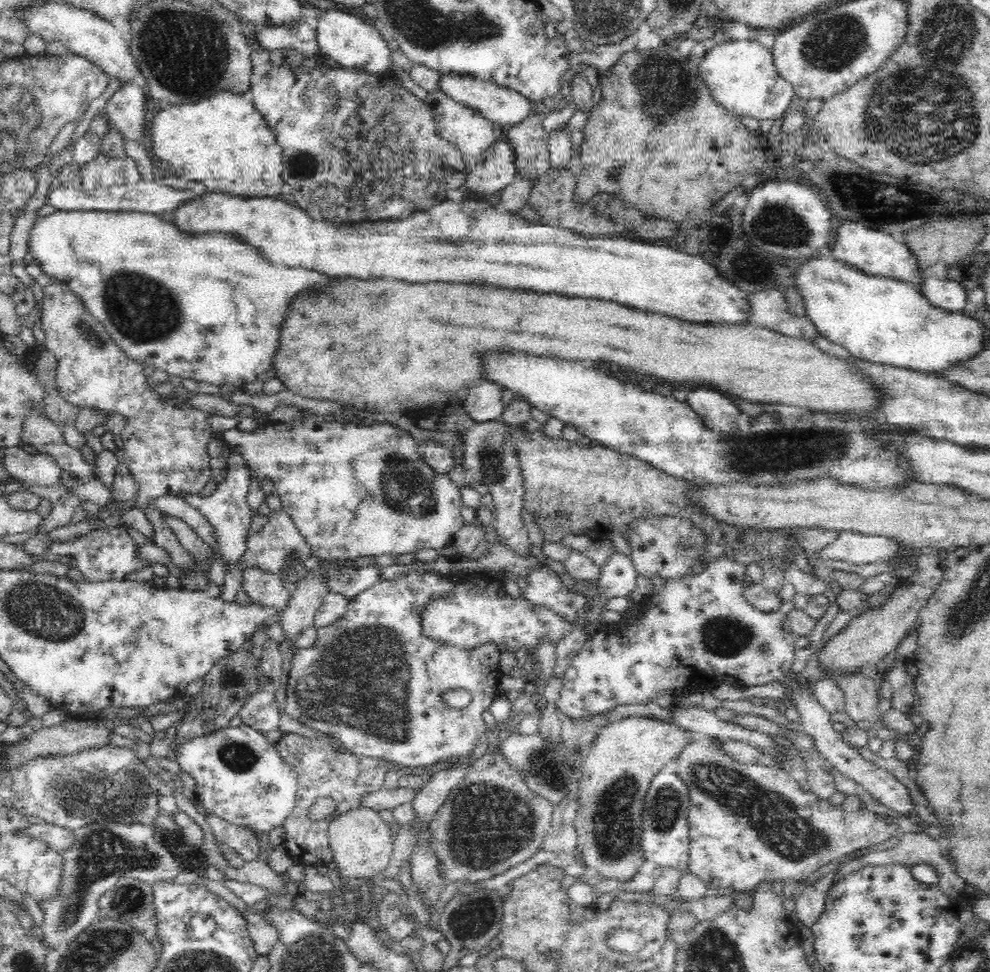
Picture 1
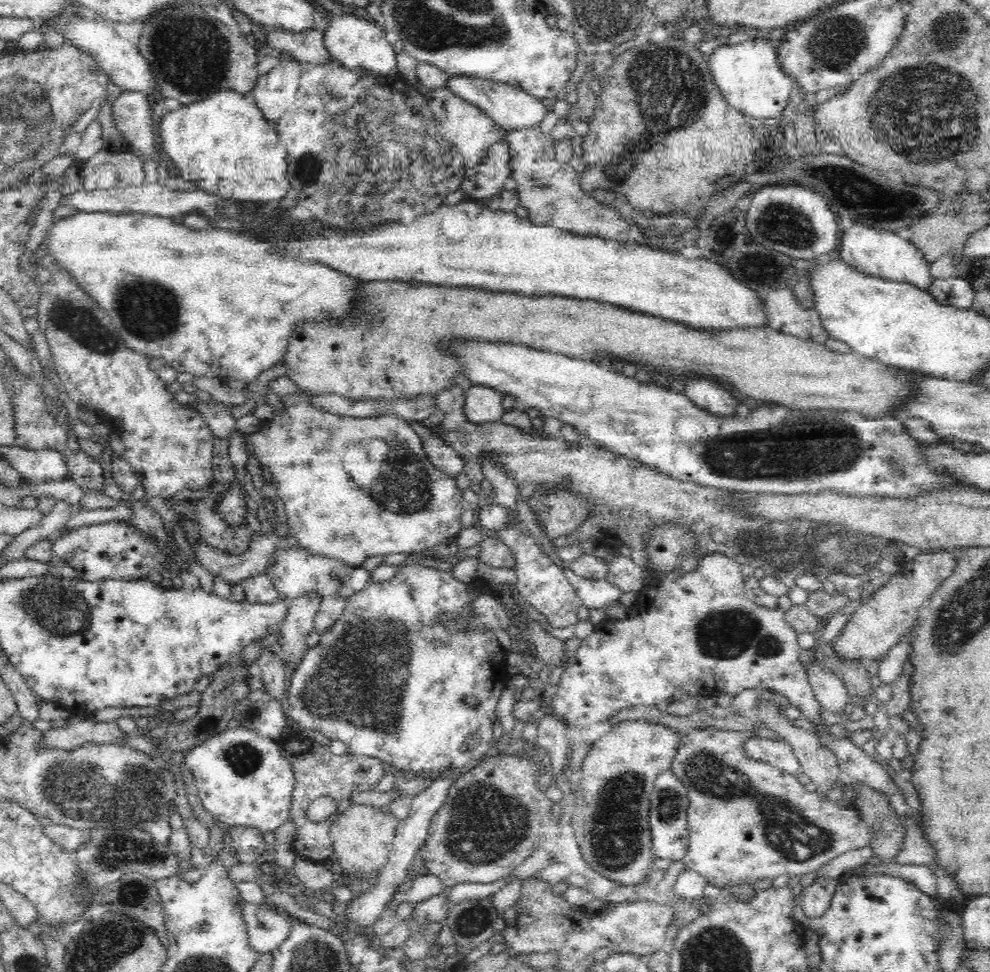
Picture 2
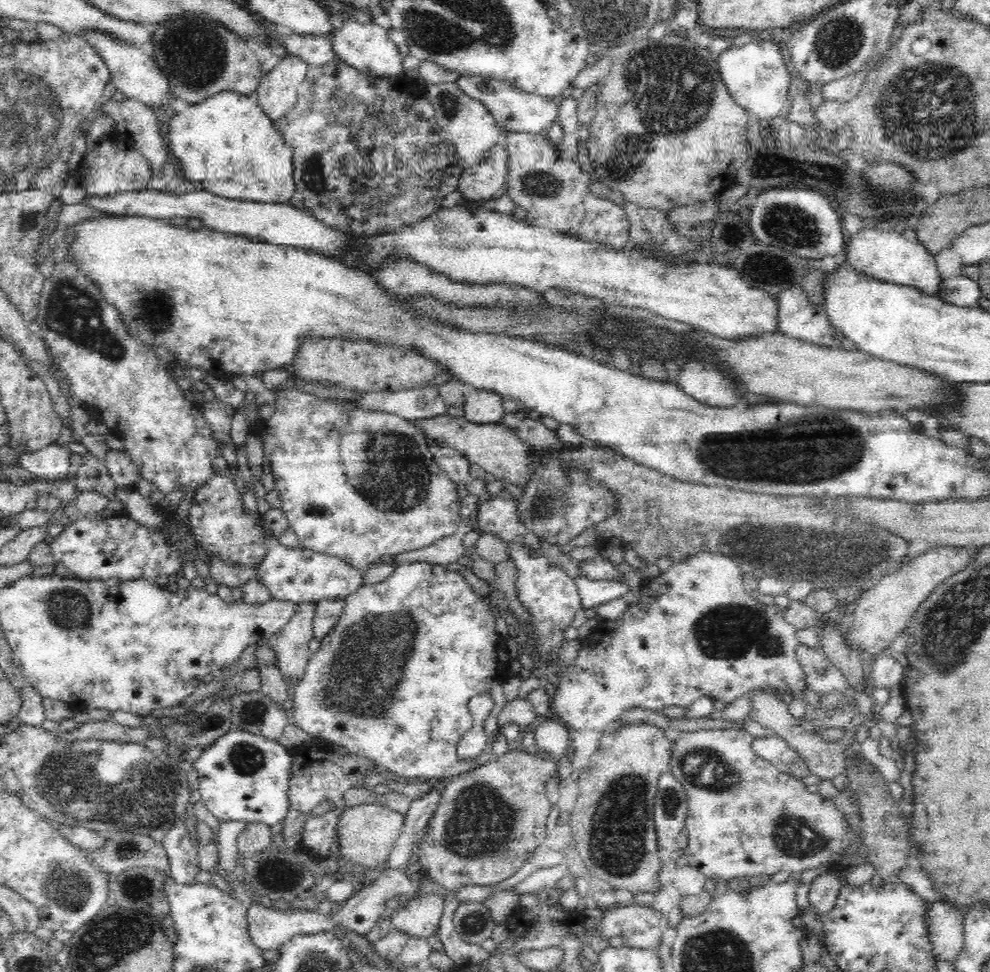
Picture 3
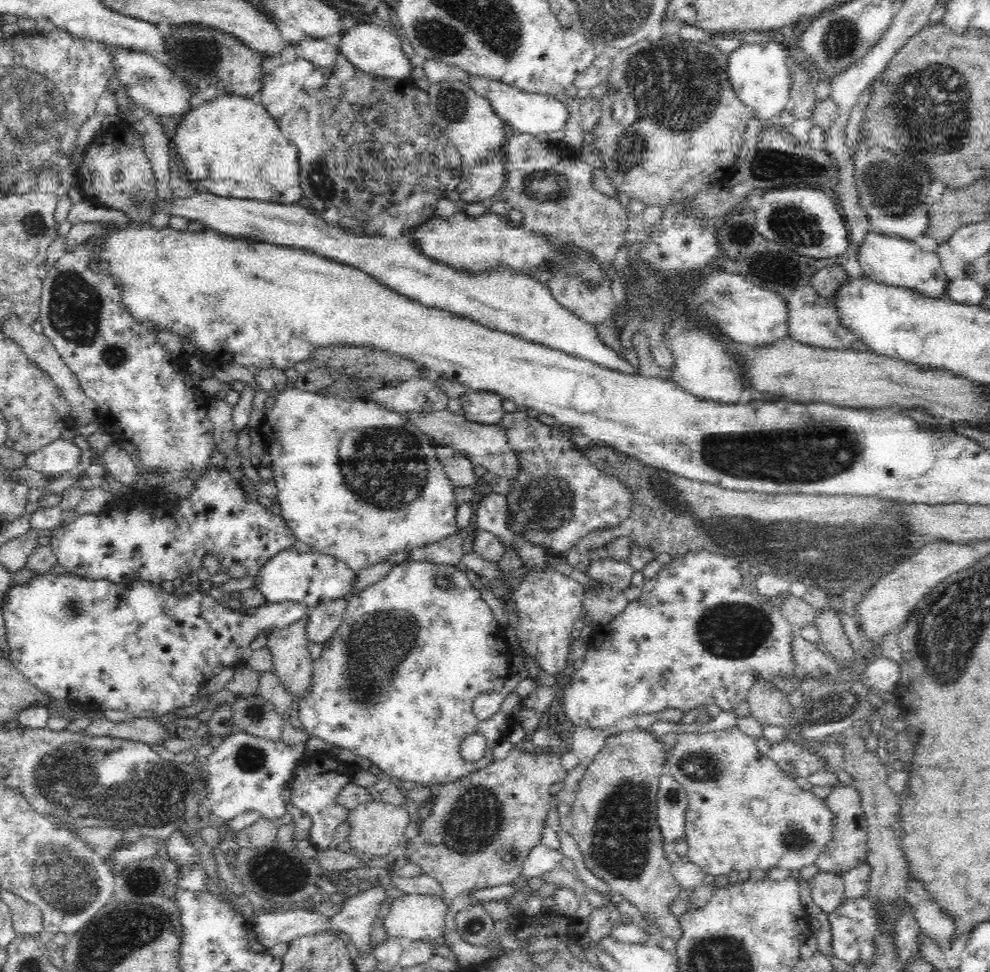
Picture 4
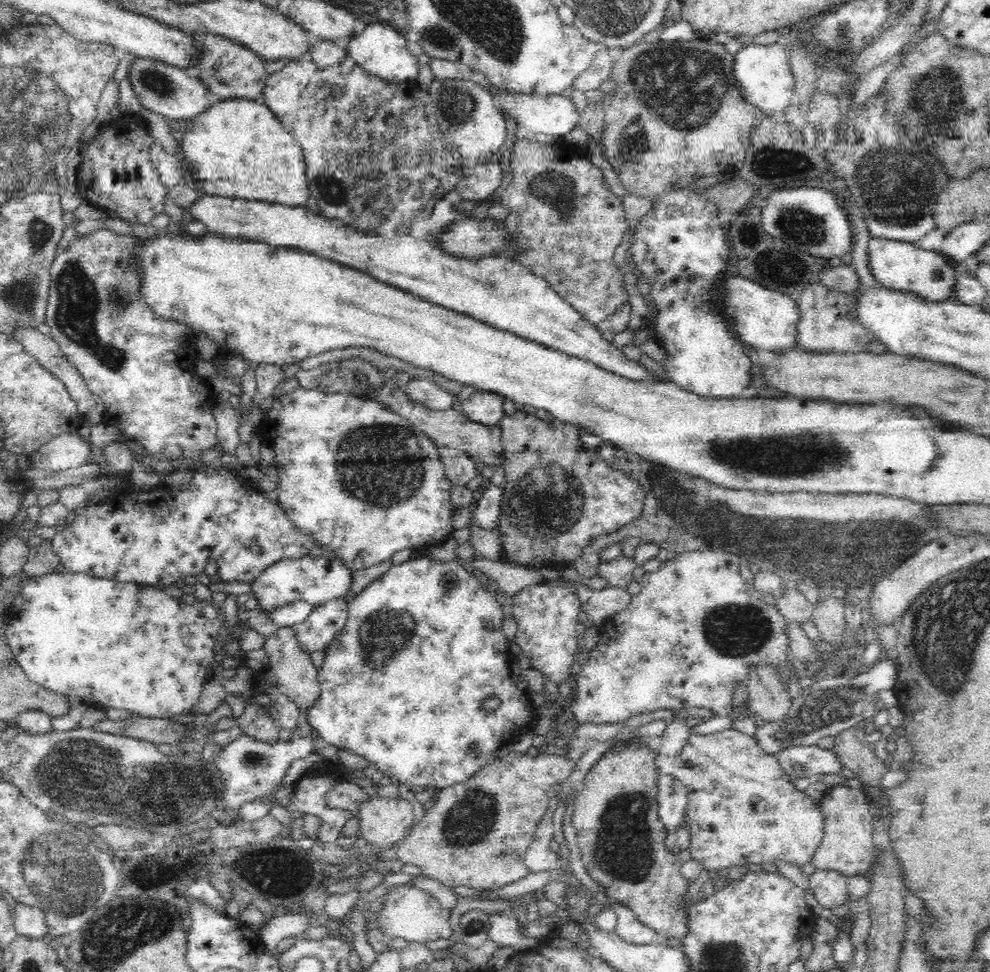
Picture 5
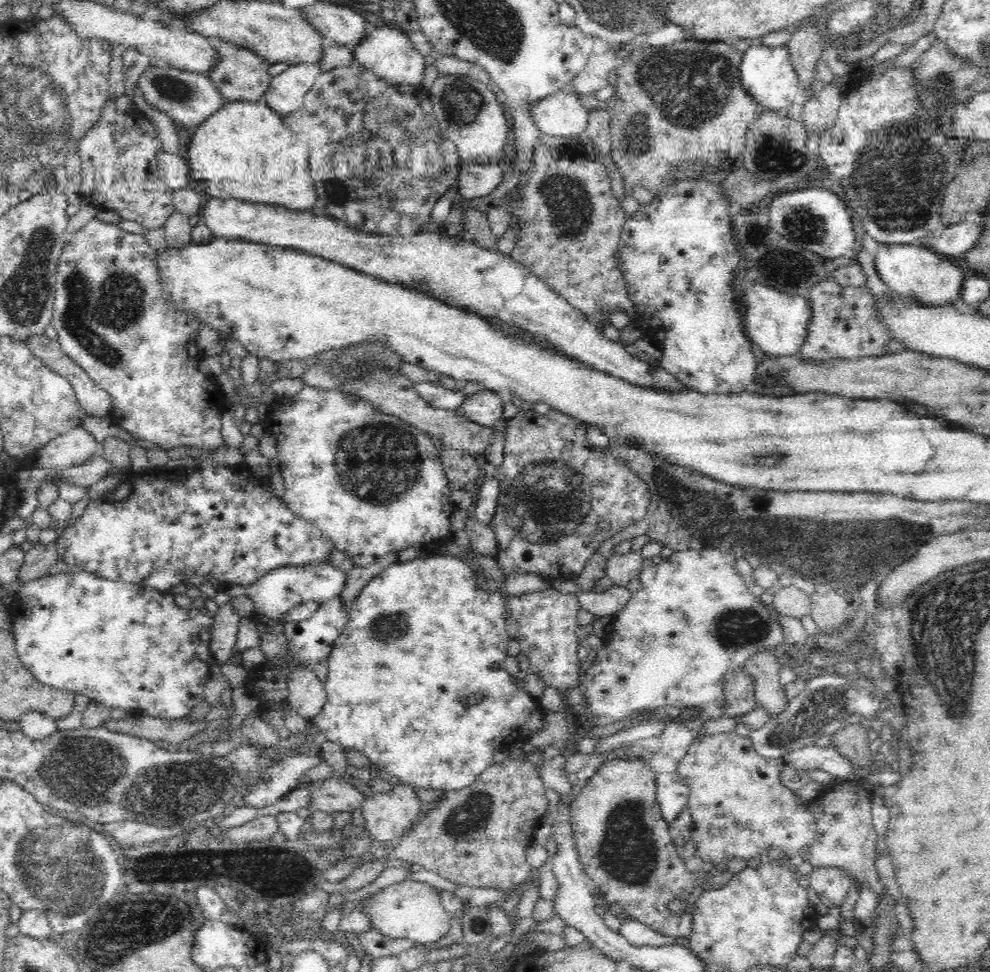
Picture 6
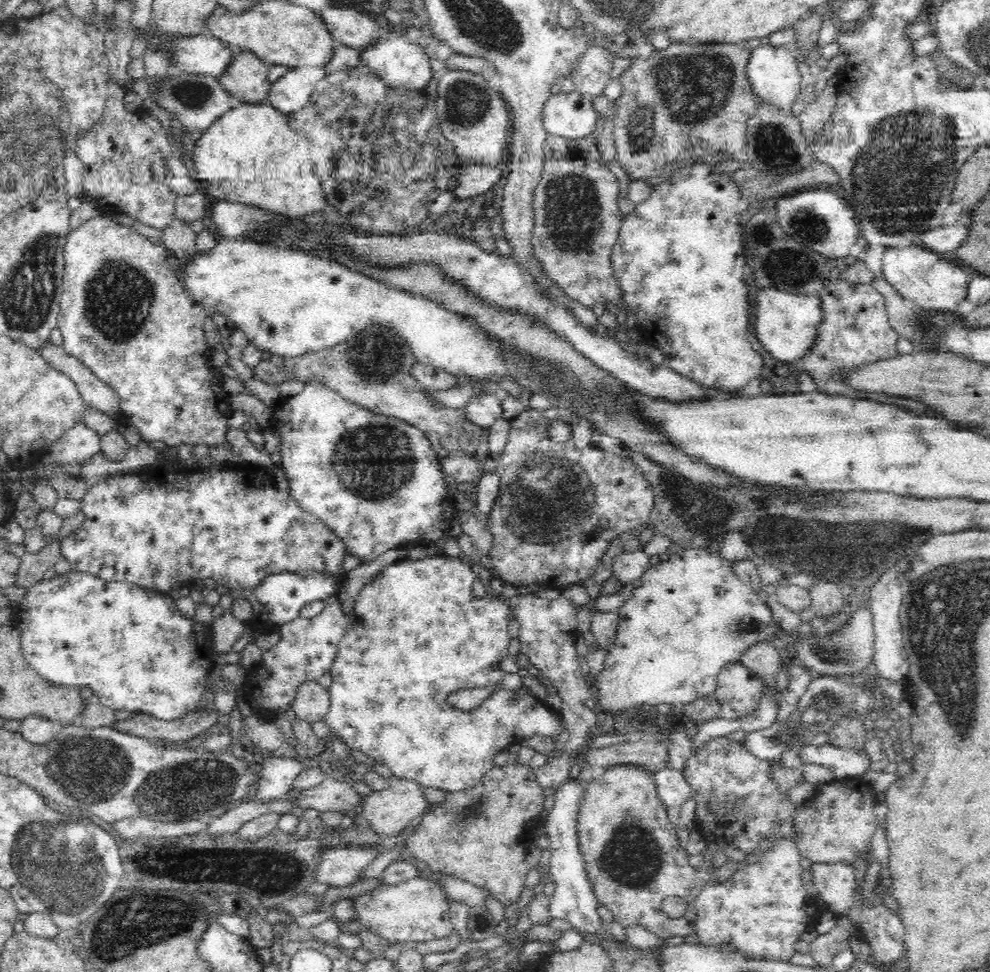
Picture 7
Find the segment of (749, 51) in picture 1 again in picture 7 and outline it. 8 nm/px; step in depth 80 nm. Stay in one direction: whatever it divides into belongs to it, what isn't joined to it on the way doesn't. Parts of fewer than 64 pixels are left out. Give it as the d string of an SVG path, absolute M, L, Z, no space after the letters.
M765 42L758 45L752 50L747 73L748 79L752 81L754 92L760 97L760 103L770 103L789 112L792 104L799 100L802 74L796 54L789 46L777 47Z

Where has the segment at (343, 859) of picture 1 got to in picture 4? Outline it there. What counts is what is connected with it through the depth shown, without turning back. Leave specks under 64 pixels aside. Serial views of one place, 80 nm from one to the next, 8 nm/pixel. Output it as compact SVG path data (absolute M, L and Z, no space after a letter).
M372 800L357 806L350 812L347 823L350 824L350 837L347 842L350 850L356 853L370 854L372 857L386 857L404 839L404 834L412 816L405 804L396 805L390 802Z

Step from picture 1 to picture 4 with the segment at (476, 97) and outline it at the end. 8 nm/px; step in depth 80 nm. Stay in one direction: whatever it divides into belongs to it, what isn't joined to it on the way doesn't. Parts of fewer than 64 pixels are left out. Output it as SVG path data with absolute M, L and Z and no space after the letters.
M473 75L466 82L472 85L474 91L488 97L492 101L494 111L504 119L505 124L511 126L516 133L527 133L533 136L540 136L543 133L552 134L552 132L560 132L566 128L566 124L570 122L570 110L566 106L566 102L562 97L545 95L540 93L522 92L517 88L508 86L498 80L488 80L482 76Z

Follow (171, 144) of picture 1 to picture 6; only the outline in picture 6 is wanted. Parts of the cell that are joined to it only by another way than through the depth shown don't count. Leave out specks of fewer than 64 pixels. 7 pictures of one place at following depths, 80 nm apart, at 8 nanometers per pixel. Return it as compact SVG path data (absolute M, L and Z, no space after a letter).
M230 101L224 104L212 118L208 118L200 128L195 130L188 147L187 164L190 178L196 178L196 186L201 180L234 180L234 182L256 182L260 194L248 194L249 203L262 203L270 206L284 207L287 210L312 210L318 200L316 183L310 174L310 148L306 142L292 133L285 124L283 116L274 112L264 101Z

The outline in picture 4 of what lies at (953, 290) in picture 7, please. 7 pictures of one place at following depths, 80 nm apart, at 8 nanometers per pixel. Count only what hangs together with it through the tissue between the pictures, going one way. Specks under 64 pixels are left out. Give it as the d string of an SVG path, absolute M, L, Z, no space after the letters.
M874 231L868 232L865 239L866 242L862 244L856 260L866 277L870 277L880 284L908 288L932 299L946 297L950 280L942 267L942 260L935 250L925 252L914 241L897 238L897 236L877 234Z

